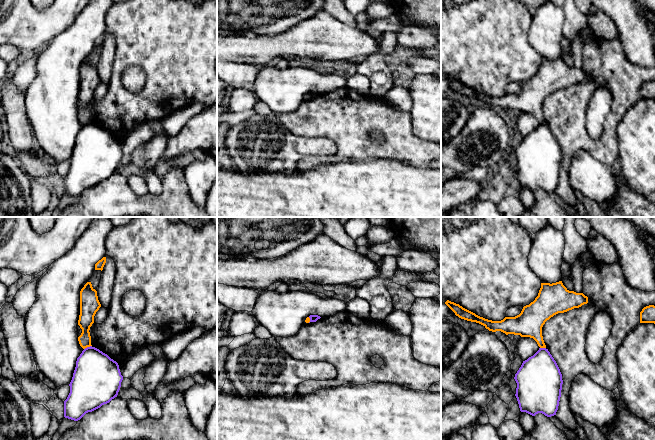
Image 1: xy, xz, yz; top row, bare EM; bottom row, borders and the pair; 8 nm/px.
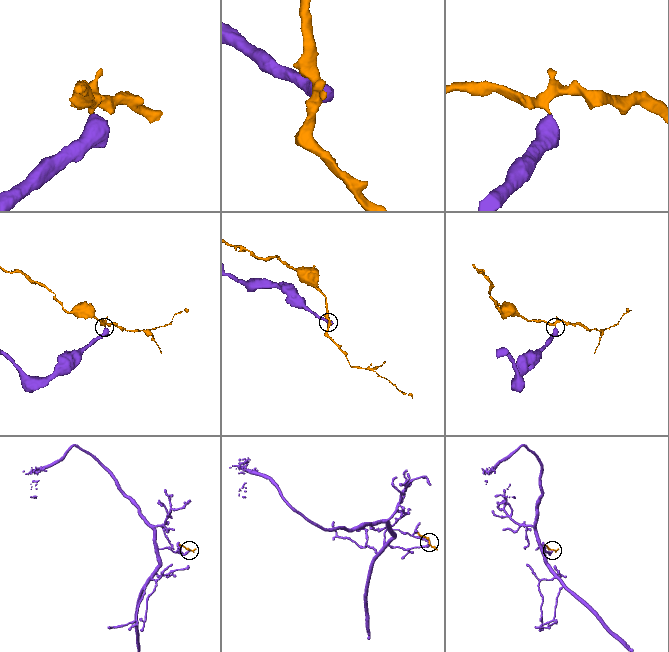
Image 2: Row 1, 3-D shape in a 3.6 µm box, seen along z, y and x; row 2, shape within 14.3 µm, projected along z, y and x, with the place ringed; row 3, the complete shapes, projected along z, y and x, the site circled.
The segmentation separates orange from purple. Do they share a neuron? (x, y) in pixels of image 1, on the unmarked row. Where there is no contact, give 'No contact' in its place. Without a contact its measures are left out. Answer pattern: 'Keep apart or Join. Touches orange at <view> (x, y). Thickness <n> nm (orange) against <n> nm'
Keep apart. Touches orange at xy (87, 122). Thickness 130 nm (orange) against 360 nm

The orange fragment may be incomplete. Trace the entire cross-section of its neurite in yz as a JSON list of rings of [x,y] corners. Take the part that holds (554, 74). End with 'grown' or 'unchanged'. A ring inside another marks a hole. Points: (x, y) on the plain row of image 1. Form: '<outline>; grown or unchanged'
[[[541,59],[538,72],[529,81],[523,83],[515,93],[505,93],[501,97],[492,97],[476,91],[459,80],[447,76],[445,80],[461,95],[476,98],[492,108],[501,107],[521,113],[533,114],[540,124],[546,124],[542,112],[542,103],[547,96],[558,89],[579,84],[588,79],[583,69],[569,67],[562,59]]]; unchanged

